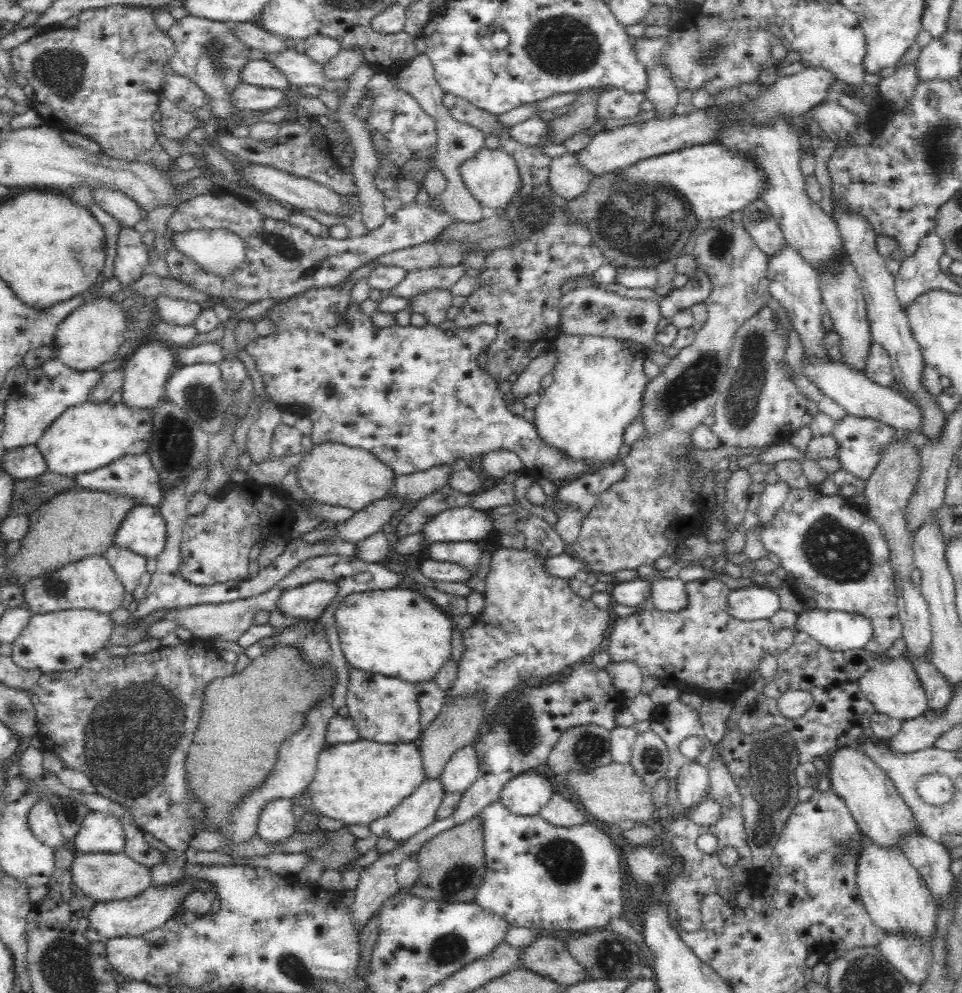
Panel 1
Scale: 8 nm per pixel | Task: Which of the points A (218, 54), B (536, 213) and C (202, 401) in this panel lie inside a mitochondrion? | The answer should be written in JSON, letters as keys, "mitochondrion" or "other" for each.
{"A":"mitochondrion","B":"mitochondrion","C":"mitochondrion"}

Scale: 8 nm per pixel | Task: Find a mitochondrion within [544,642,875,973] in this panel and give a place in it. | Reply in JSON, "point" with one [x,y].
{"point":[765,771]}

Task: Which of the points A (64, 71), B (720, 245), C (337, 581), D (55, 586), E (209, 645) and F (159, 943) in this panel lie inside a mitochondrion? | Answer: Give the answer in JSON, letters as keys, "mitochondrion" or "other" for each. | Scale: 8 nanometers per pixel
{"A":"mitochondrion","B":"mitochondrion","C":"other","D":"mitochondrion","E":"other","F":"mitochondrion"}

